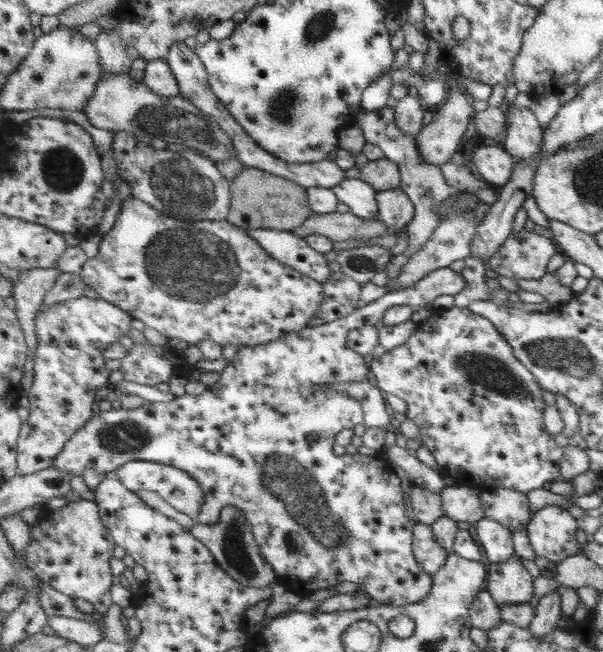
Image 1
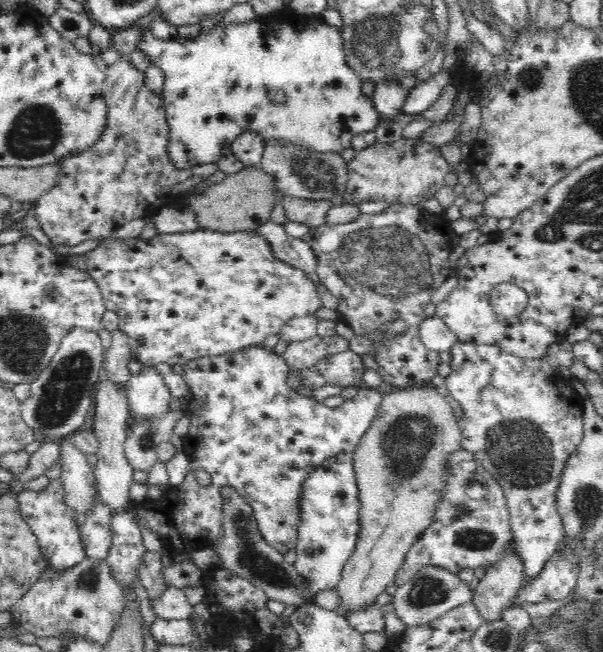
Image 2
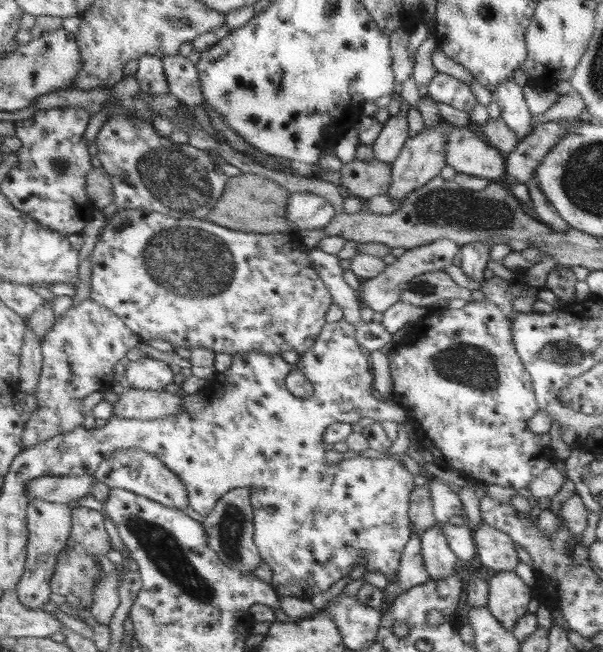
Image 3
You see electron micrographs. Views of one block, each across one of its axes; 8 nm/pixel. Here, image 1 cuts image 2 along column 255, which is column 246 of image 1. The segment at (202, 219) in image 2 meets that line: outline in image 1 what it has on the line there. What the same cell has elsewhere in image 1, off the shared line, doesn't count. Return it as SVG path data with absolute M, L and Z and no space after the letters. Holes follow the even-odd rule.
M244 167L230 186L231 211L227 220L246 231L249 228L292 231L303 226L313 214L313 208L309 206L308 190L289 178L281 178L253 167Z

